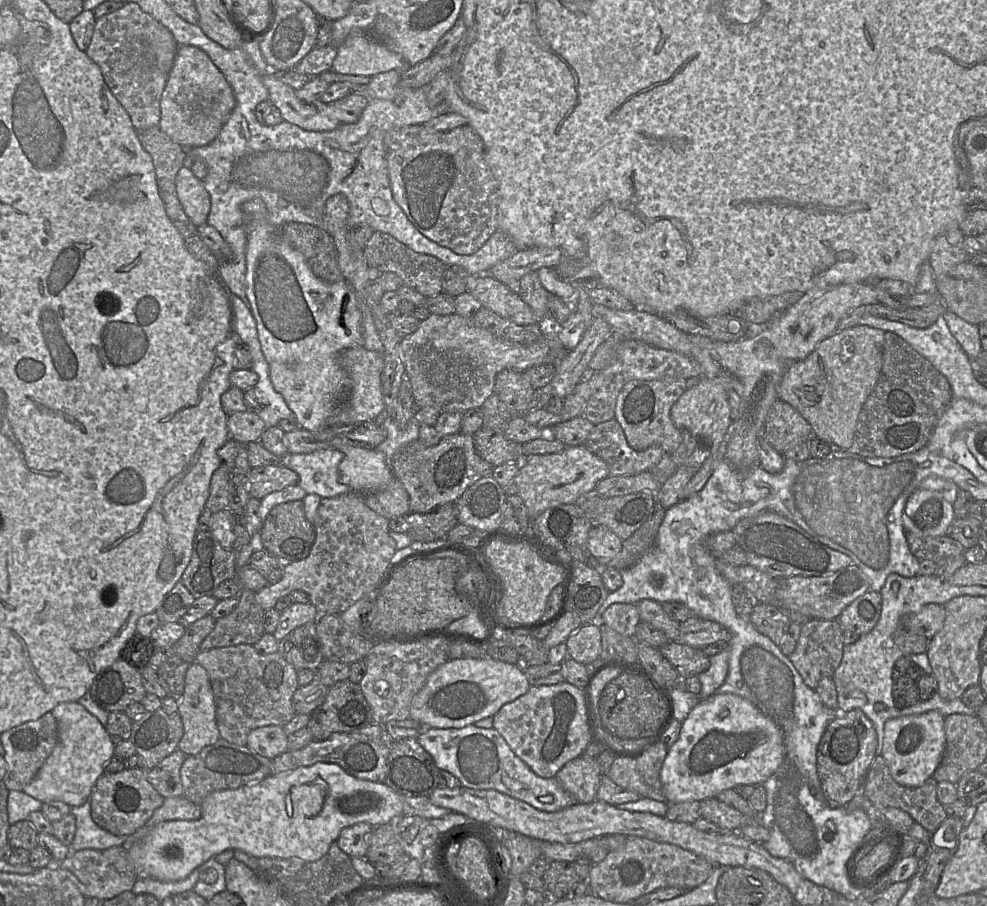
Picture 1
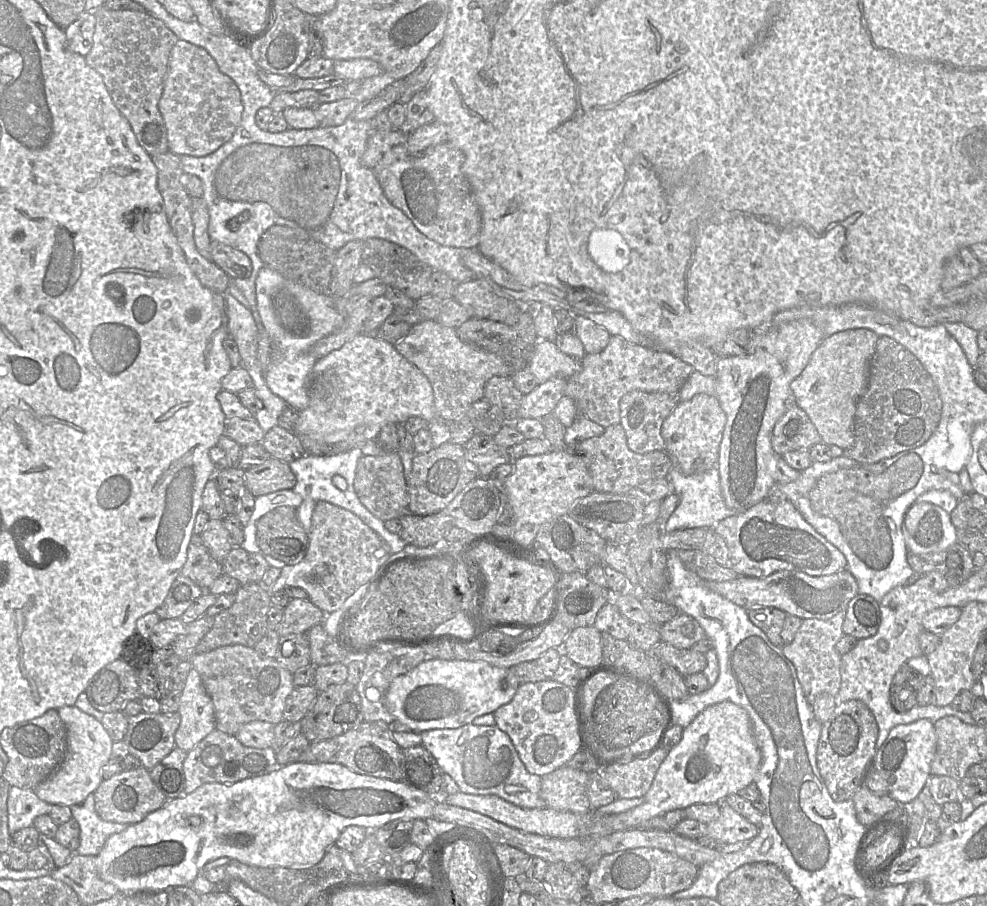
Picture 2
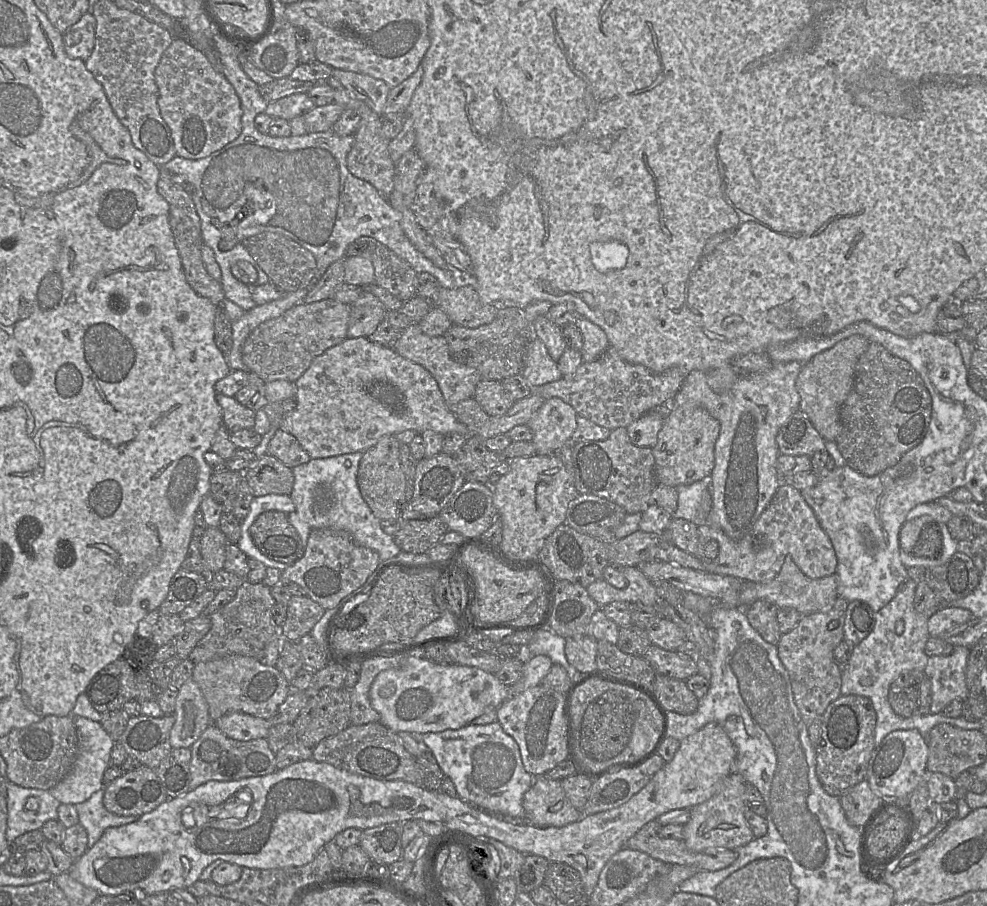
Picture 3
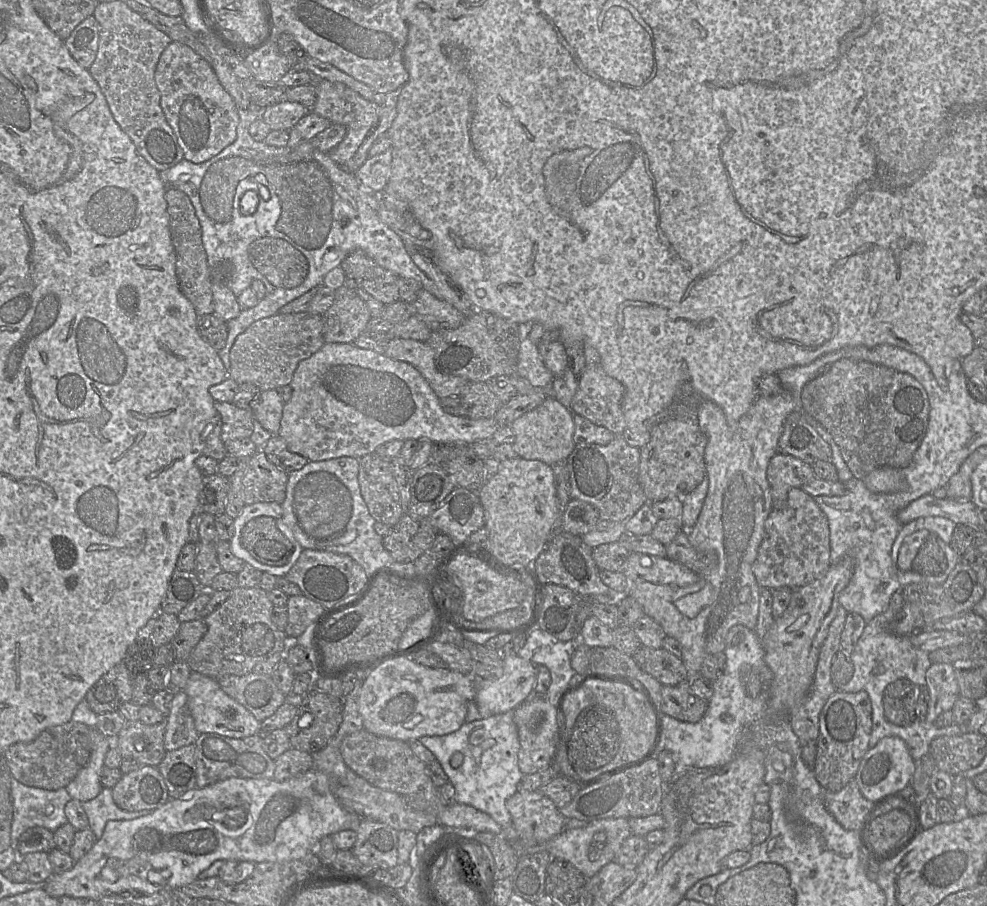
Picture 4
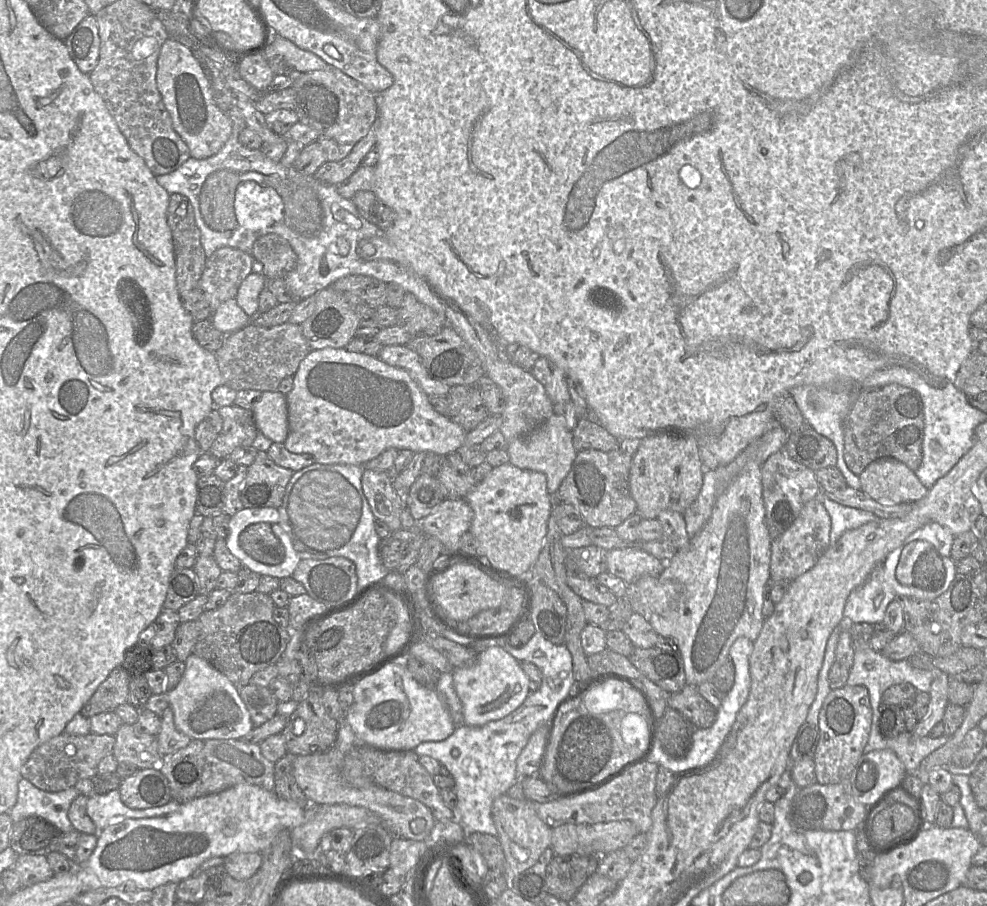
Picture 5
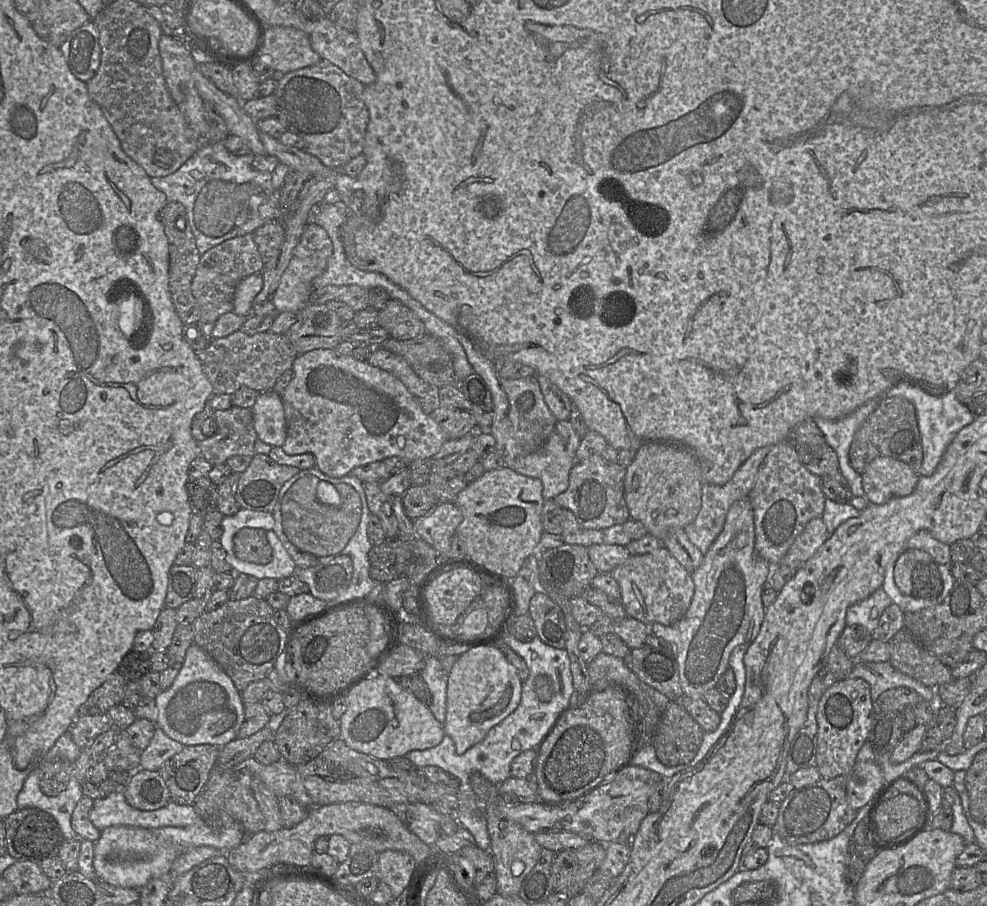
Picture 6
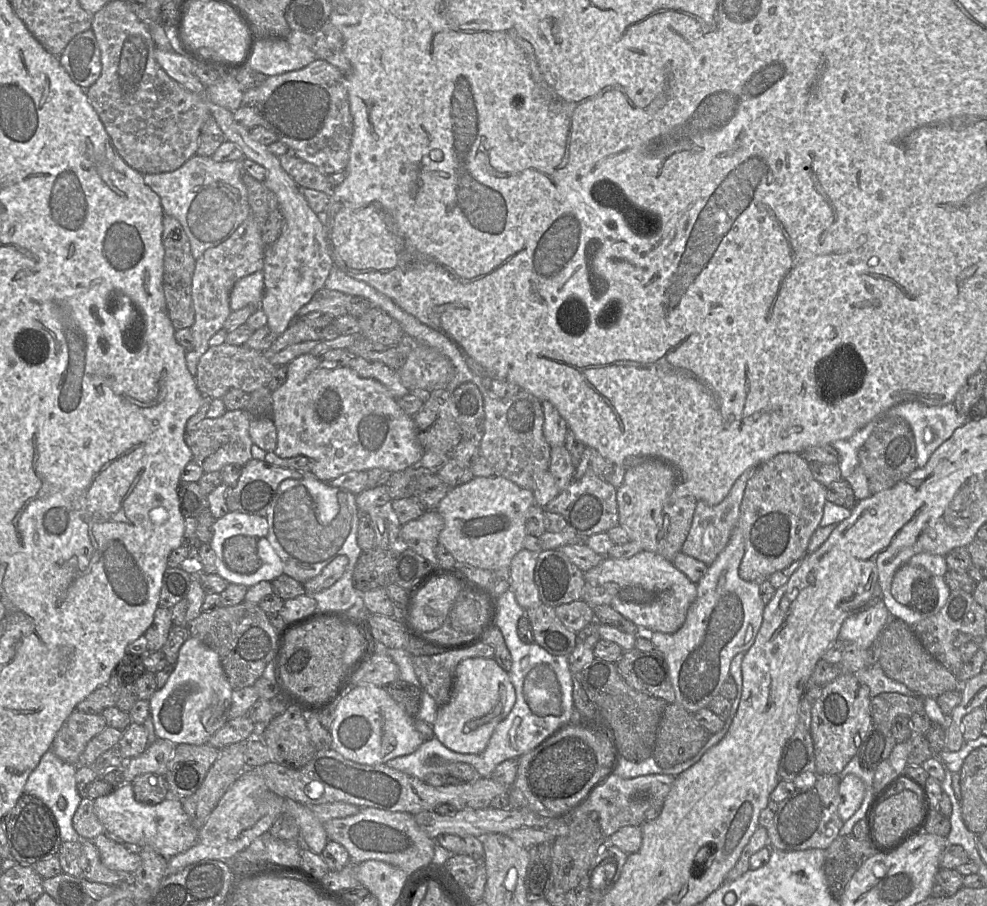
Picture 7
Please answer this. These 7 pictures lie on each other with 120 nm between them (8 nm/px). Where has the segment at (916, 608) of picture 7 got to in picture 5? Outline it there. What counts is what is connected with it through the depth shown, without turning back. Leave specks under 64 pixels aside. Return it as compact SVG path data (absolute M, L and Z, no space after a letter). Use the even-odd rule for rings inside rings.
M915 540L907 544L899 557L895 570L896 579L903 585L911 586L913 598L930 600L947 590L957 574L956 562L950 556L942 556L935 547L924 540Z

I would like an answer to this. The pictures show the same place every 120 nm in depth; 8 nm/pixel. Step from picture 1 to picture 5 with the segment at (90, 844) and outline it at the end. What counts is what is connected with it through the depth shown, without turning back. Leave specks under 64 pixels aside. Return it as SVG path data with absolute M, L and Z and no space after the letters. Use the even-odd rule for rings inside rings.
M115 789L103 795L90 795L87 802L87 814L95 824L97 831L102 831L109 825L125 819L144 819L169 815L176 812L181 804L171 799L163 806L130 809L121 801L119 789Z

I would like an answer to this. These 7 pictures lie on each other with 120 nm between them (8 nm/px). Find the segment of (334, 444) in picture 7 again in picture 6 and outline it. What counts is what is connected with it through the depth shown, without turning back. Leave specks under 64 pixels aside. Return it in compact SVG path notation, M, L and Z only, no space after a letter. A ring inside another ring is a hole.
M315 349L298 355L293 363L292 371L292 380L280 393L286 420L286 440L281 448L288 455L313 454L315 457L315 467L327 476L340 478L350 474L356 467L376 461L382 461L393 456L400 457L407 463L419 459L430 459L440 450L441 446L449 440L447 434L442 430L439 424L431 415L423 412L417 399L398 378L388 371L370 365L367 361L360 361L350 356L340 355L334 349Z

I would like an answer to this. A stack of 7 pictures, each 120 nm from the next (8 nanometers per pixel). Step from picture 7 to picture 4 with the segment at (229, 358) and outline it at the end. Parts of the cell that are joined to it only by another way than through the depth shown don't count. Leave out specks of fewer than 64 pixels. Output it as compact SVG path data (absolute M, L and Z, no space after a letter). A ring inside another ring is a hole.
M307 311L275 314L252 323L235 340L230 350L228 378L239 385L253 385L261 391L290 385L299 363L325 345L323 318Z

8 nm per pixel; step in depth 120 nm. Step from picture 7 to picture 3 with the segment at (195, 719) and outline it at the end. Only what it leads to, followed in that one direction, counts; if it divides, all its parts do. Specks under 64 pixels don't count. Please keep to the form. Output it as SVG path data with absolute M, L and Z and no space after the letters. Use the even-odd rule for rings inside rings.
M242 712L225 714L212 721L226 736L238 741L267 738L270 719L255 717Z

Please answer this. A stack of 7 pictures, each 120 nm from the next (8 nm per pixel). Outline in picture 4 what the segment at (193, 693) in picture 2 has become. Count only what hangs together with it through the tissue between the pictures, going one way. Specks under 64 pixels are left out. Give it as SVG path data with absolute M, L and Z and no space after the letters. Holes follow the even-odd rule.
M181 690L175 693L169 715L166 717L164 748L173 751L181 747L195 744L198 731L191 716L186 693Z

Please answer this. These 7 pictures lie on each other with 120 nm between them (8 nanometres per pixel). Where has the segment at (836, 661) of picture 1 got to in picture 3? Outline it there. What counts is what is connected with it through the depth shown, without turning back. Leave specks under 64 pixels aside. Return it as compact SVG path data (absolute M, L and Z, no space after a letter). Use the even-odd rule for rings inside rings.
M839 596L830 610L803 615L790 632L781 634L776 645L790 677L795 704L806 724L822 718L829 704L841 695L841 669L835 662L834 649L844 639L847 607L848 601Z

